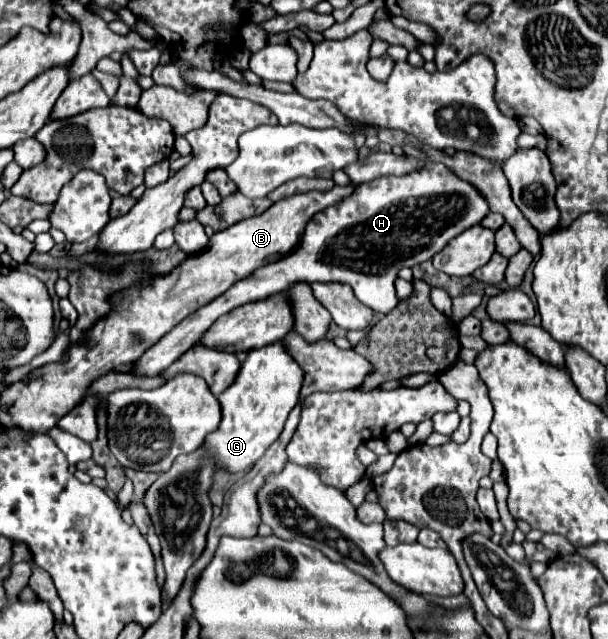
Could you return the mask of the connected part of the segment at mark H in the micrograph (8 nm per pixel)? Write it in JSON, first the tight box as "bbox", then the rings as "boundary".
{"bbox":[133,163,489,377],"boundary":[[[427,163],[423,171],[415,171],[405,177],[379,177],[369,183],[361,183],[355,187],[353,195],[319,211],[307,223],[305,235],[295,251],[275,263],[259,267],[215,301],[183,319],[171,333],[141,355],[133,373],[147,377],[159,375],[165,367],[189,351],[221,315],[239,305],[287,291],[295,283],[347,283],[353,287],[359,301],[369,305],[373,311],[387,315],[399,303],[393,287],[399,269],[415,267],[431,259],[461,231],[481,223],[487,213],[489,205],[483,195],[471,183],[461,181],[439,163]]]}

